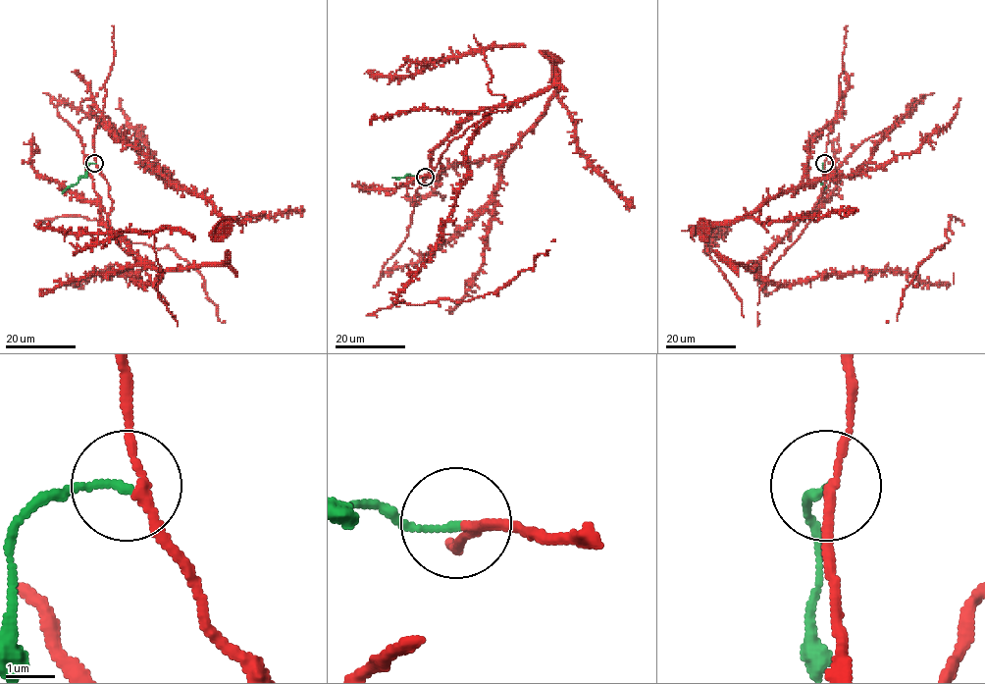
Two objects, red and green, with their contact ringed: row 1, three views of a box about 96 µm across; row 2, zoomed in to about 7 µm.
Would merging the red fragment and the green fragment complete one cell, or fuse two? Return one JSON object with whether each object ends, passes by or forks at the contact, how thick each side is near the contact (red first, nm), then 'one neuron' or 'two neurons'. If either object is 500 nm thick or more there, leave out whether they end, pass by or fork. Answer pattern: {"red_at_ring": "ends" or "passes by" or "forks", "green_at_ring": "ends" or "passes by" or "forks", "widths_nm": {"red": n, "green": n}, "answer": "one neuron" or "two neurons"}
{"red_at_ring": "passes by", "green_at_ring": "ends", "widths_nm": {"red": 170, "green": 160}, "answer": "two neurons"}

